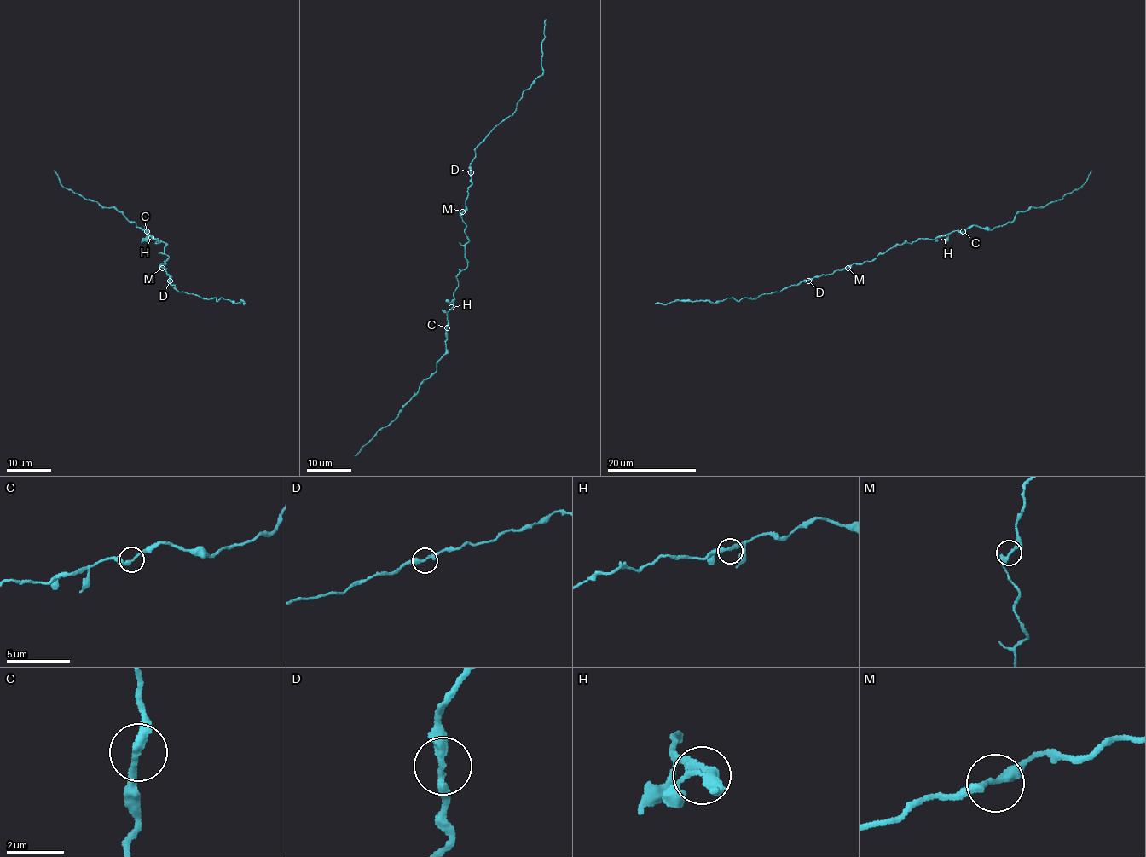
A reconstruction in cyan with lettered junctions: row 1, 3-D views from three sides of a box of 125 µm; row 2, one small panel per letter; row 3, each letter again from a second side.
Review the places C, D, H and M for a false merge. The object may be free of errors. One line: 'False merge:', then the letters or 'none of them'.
False merge: none of them

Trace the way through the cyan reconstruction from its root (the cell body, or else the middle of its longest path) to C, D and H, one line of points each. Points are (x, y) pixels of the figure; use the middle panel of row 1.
C: (465, 247), (467, 266), (456, 277), (458, 287), (454, 292), (453, 307), (447, 314), (447, 327)
D: (465, 247), (469, 240), (465, 233), (465, 224), (461, 212), (465, 208), (468, 187), (471, 183), (471, 172)
H: (465, 247), (467, 266), (456, 277), (458, 287), (454, 292), (451, 307)

